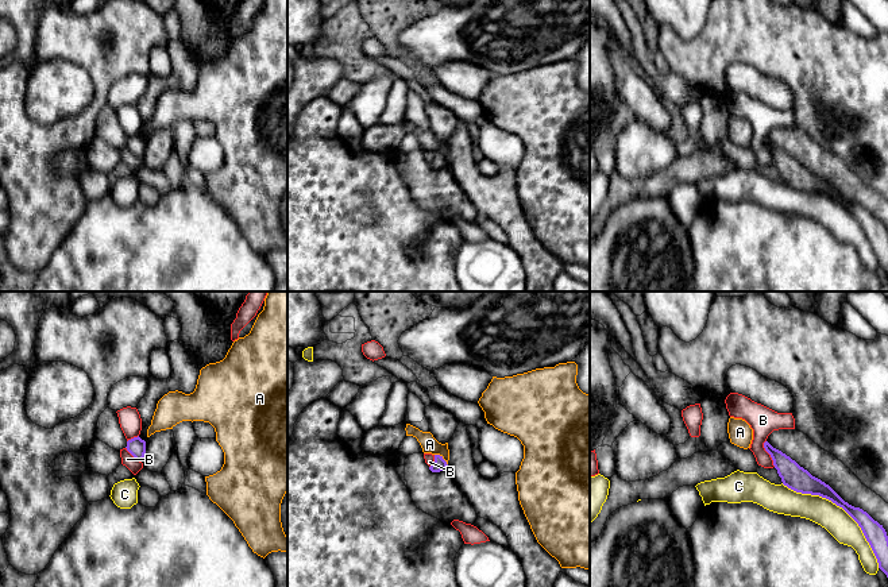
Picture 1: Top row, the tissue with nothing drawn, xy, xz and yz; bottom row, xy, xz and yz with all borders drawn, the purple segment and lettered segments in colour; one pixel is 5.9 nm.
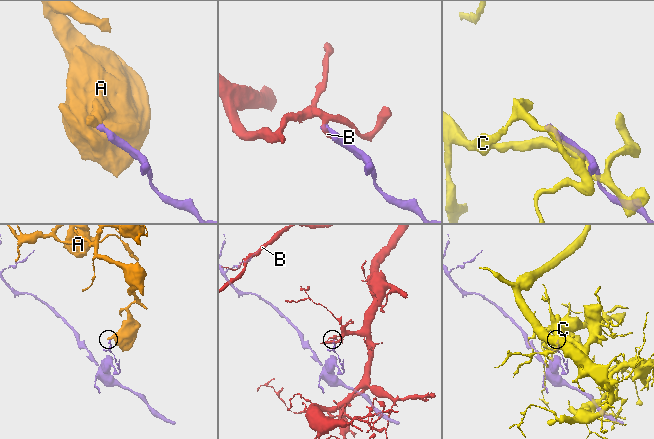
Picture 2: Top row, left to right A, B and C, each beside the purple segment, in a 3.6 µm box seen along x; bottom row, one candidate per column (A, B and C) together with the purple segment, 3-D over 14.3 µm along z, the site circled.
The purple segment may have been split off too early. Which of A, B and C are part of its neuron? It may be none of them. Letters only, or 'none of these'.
none of these

